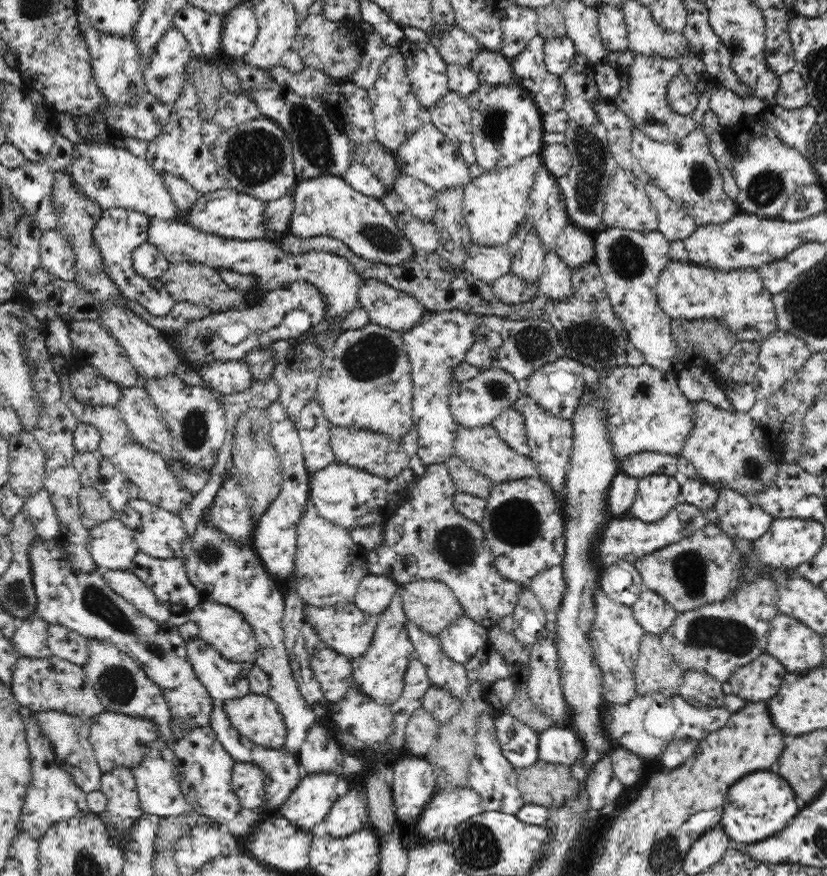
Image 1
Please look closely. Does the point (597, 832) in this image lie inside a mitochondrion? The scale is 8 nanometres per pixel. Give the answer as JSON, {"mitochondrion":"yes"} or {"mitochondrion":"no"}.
{"mitochondrion":"no"}

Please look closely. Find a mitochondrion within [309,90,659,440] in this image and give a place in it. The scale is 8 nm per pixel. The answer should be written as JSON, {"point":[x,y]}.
{"point":[590,148]}

